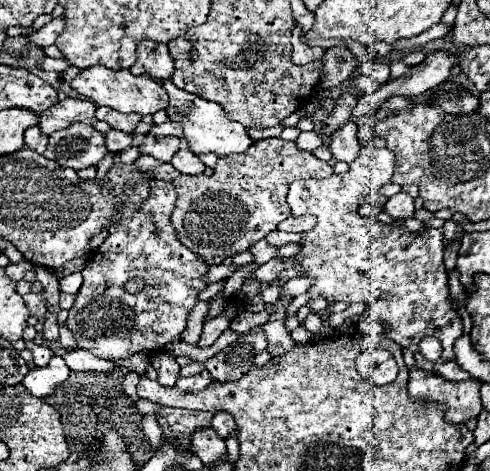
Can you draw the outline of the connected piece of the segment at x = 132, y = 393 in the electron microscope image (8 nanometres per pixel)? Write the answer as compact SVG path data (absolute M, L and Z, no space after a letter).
M128 373L122 384L125 394L134 400L133 402L136 402L139 399L137 395L137 385L140 380L141 376L137 373Z

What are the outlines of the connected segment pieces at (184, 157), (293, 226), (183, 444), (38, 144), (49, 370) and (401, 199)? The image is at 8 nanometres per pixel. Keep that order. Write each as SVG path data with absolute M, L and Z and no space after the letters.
M182 148L174 154L174 158L170 160L170 164L180 172L180 174L202 174L204 172L204 164L200 162L200 158L196 154L192 154L188 148Z
M300 216L300 218L288 218L284 222L278 224L278 230L282 232L306 232L306 230L312 230L316 226L316 218L314 216Z
M160 406L160 426L168 436L168 440L180 440L180 448L190 452L192 434L200 428L212 426L212 414Z
M40 126L28 128L26 134L24 134L24 140L26 140L26 146L28 146L28 148L32 148L34 152L44 154L46 144L48 144L48 136L44 136L44 134L40 132Z
M54 356L48 366L30 370L24 376L22 384L26 386L26 390L32 396L46 398L46 396L50 396L56 390L56 386L60 386L68 378L68 374L70 374L70 370L68 370L66 362L60 356Z
M398 192L398 194L388 198L388 202L384 204L384 210L396 220L412 218L412 214L414 214L414 198L410 194Z

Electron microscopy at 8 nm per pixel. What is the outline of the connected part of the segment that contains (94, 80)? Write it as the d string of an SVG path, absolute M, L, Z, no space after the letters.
M90 66L86 70L80 70L78 76L74 76L72 88L82 96L92 98L92 102L96 106L108 106L108 108L114 108L114 110L124 112L124 114L136 112L140 116L146 116L146 114L154 114L158 110L164 110L168 104L168 94L160 82L154 82L146 74L144 76L132 76L130 70L114 72L114 70L104 68L104 66Z

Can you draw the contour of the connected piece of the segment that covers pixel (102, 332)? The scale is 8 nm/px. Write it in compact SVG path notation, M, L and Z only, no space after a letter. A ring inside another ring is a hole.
M152 180L150 186L150 196L142 202L142 208L136 212L132 208L124 208L122 220L108 228L108 238L90 254L90 264L82 270L84 284L76 294L76 302L70 308L66 322L68 330L72 330L76 336L78 348L84 348L104 360L128 358L142 350L160 352L166 344L178 342L182 330L186 328L186 316L198 302L198 292L206 288L202 276L208 272L208 264L180 244L176 230L170 224L170 214L176 204L174 186L162 180ZM130 278L142 278L144 288L136 294L128 294L124 284Z

